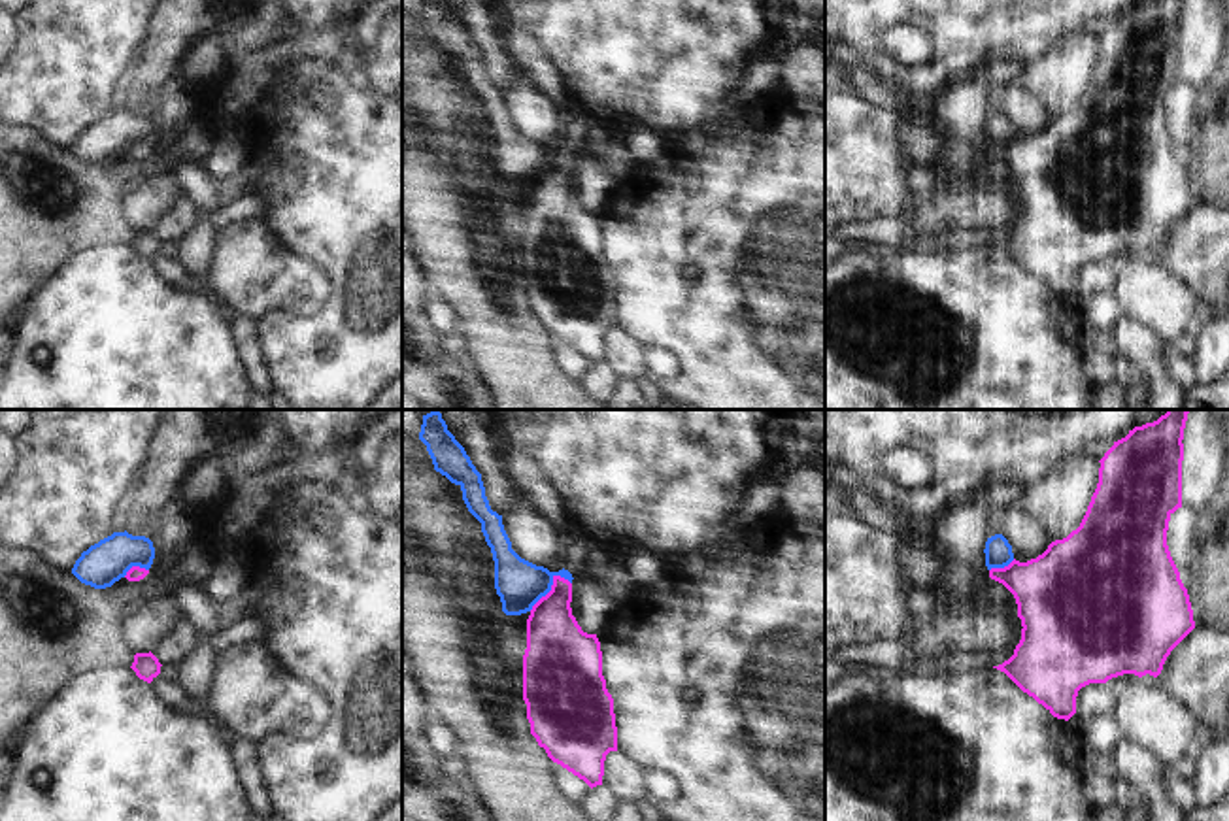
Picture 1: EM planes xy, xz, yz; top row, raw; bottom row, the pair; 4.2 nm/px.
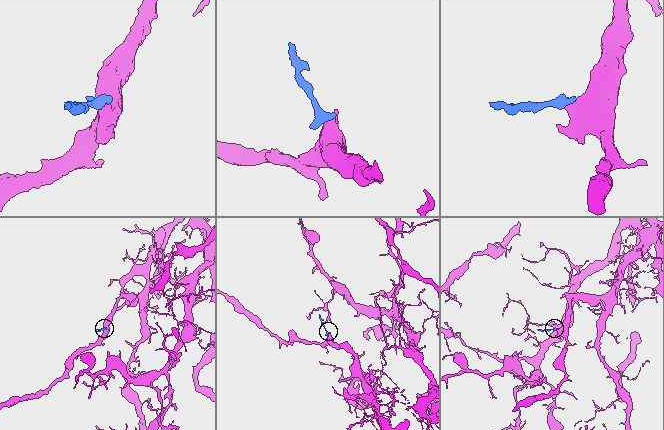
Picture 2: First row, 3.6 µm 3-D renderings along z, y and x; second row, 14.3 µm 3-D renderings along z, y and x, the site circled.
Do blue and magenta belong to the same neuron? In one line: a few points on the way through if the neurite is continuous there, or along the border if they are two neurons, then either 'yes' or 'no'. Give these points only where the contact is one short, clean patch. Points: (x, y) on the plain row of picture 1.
border along xz (571, 159), (555, 153), (552, 165), (529, 187); no

